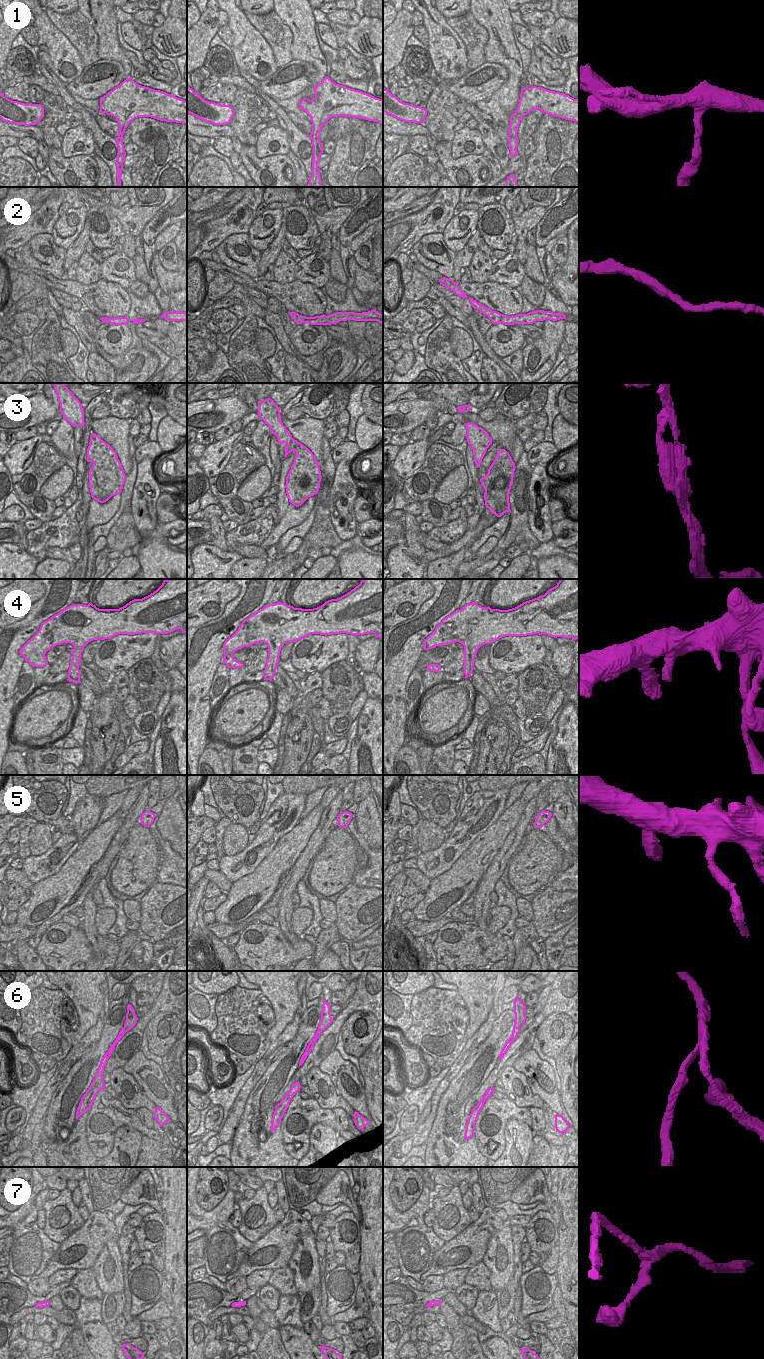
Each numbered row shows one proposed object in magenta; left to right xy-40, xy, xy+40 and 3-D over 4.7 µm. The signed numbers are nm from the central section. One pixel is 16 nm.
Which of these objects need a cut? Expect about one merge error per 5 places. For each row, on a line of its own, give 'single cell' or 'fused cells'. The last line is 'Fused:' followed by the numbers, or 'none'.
1: single cell
2: single cell
3: fused cells
4: single cell
5: fused cells
6: fused cells
7: single cell
Fused: 3, 5, 6

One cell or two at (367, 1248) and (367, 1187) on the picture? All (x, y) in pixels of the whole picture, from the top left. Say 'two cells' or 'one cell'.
one cell

